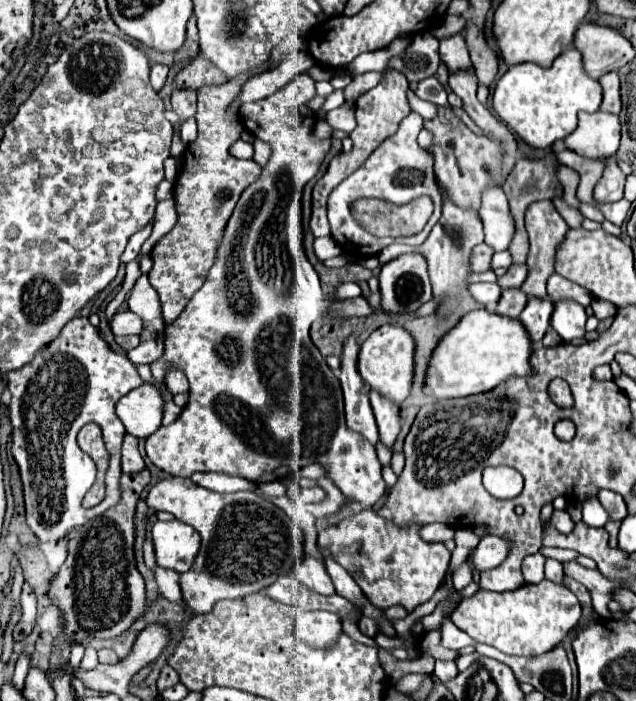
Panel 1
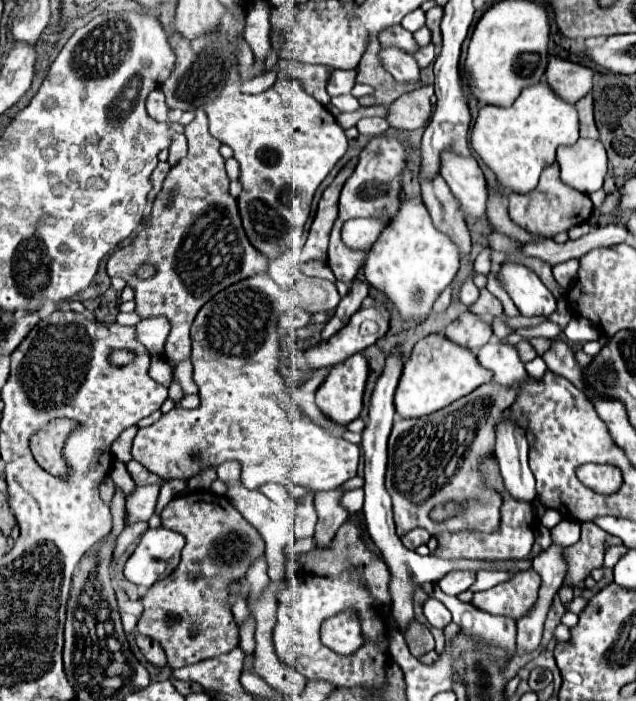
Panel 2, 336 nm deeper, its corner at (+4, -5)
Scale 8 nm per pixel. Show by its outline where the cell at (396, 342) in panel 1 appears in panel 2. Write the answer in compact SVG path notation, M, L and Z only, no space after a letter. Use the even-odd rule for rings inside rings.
M361 353L351 355L345 363L331 367L327 379L315 393L315 405L337 425L351 423L361 413L367 375L369 367L365 357Z

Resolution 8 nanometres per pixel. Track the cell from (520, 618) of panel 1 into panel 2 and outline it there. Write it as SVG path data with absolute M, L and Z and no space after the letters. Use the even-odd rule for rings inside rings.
M529 569L521 571L519 575L515 573L509 581L503 581L487 591L475 593L471 603L493 615L509 615L517 621L537 601L539 587L541 577L533 569Z

